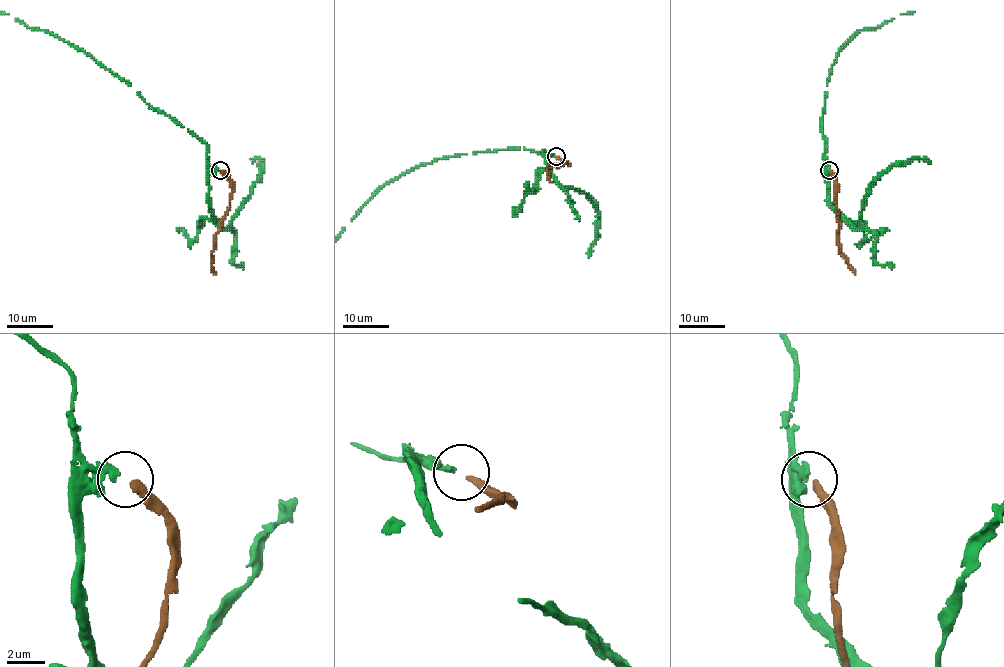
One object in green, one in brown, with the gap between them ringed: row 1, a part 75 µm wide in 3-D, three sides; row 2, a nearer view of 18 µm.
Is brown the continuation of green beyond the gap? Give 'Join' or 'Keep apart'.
Join

